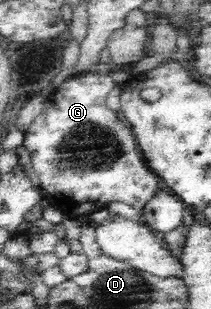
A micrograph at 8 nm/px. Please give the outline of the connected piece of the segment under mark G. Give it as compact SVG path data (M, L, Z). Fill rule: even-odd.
M75 74L50 93L44 102L44 110L25 132L21 150L28 156L29 163L39 178L40 190L44 194L42 198L61 210L65 217L88 217L116 200L142 212L145 204L160 190L160 177L147 165L133 132L118 120L116 112L106 104L108 92L116 83L119 81L110 74Z

